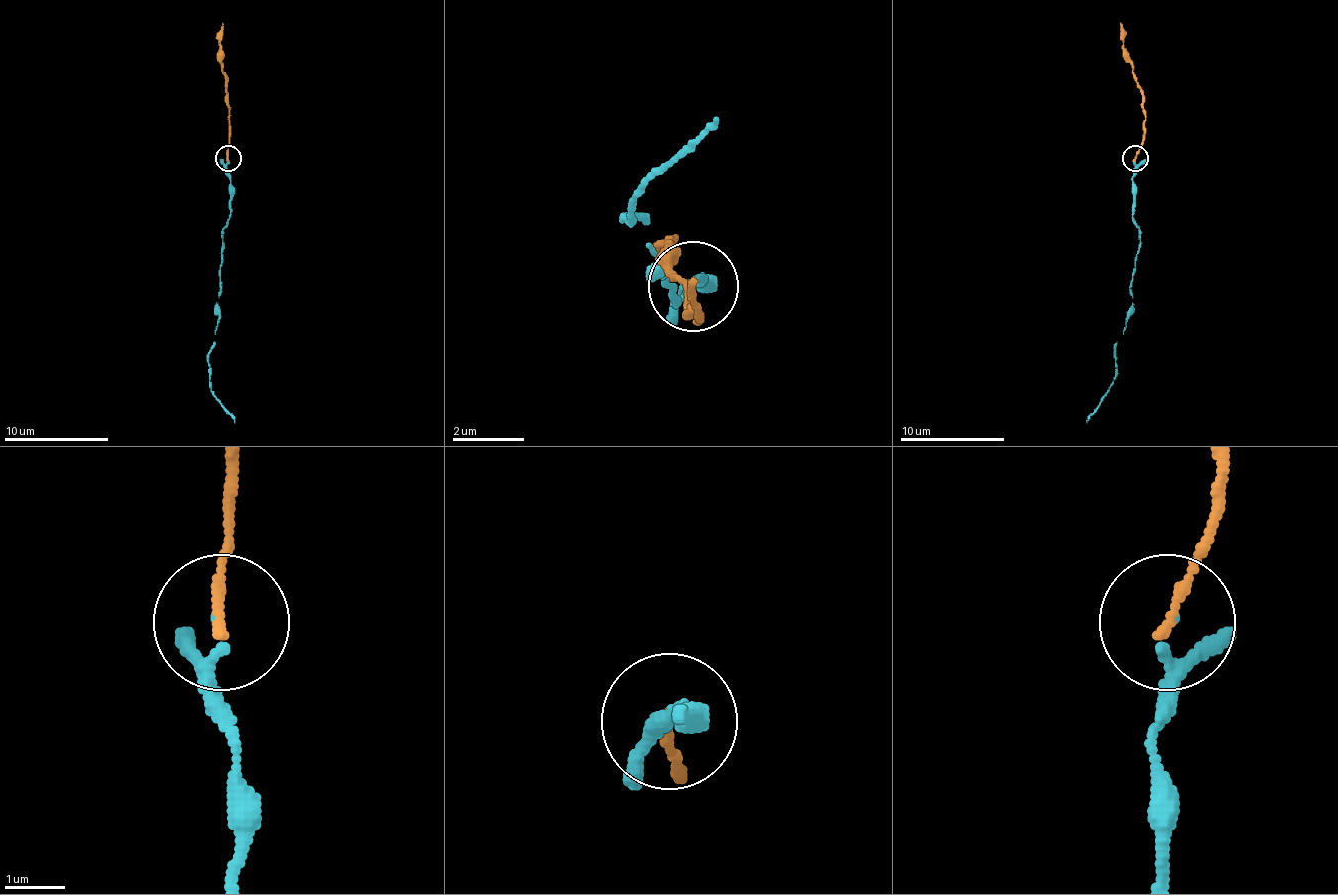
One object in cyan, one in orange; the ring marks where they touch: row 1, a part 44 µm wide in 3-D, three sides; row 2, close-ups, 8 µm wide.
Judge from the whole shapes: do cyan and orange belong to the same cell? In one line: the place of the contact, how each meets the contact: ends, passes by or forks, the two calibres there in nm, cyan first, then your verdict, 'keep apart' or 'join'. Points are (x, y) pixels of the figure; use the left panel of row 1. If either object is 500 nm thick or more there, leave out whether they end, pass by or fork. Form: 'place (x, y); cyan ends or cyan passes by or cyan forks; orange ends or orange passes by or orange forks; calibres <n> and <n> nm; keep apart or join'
place (228, 158); cyan passes by; orange ends; calibres 90 and 170 nm; join

